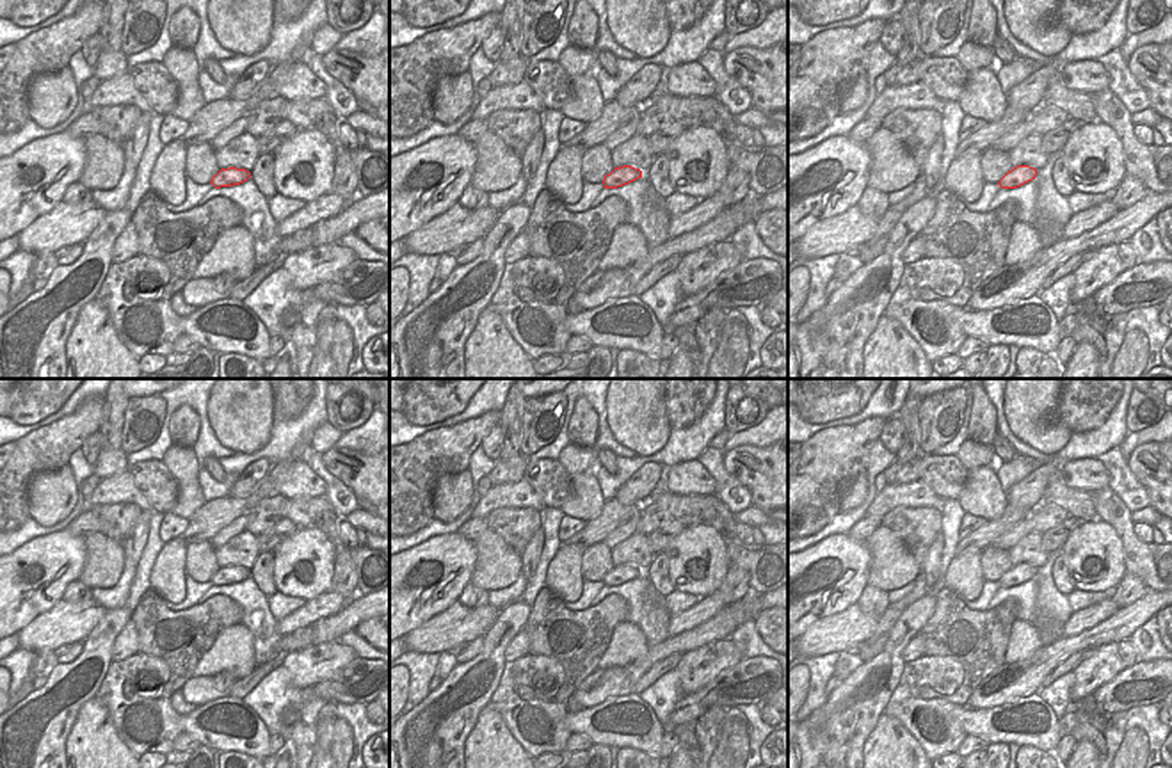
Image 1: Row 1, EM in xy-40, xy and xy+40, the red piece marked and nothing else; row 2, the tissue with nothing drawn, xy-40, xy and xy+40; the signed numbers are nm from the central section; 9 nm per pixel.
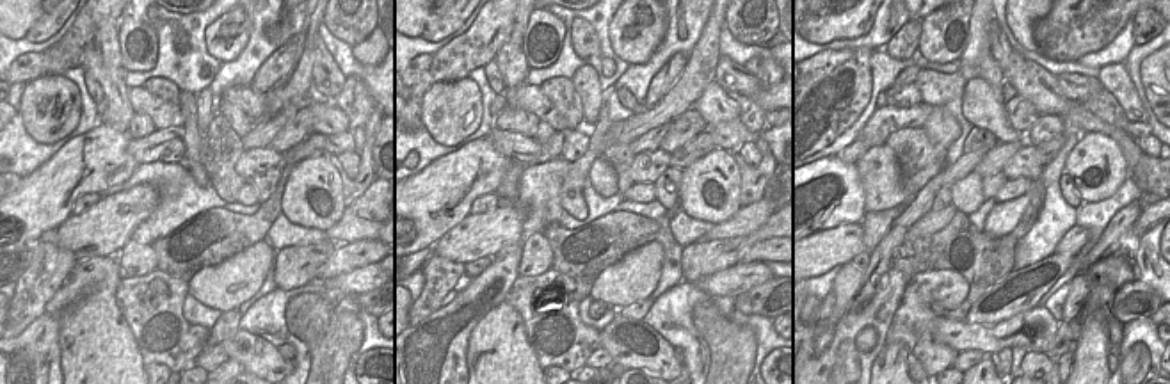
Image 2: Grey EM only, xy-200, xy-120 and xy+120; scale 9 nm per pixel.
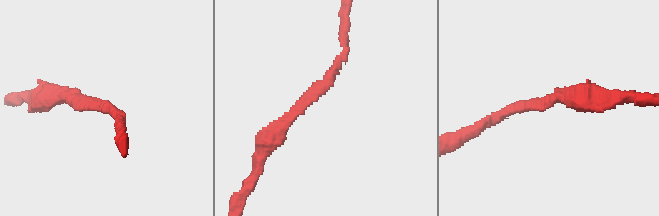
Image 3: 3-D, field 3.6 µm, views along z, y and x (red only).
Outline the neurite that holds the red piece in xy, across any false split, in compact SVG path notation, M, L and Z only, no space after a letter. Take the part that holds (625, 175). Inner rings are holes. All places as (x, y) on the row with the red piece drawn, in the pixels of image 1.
M631 165L615 167L610 174L605 176L605 188L617 188L642 178L642 171Z

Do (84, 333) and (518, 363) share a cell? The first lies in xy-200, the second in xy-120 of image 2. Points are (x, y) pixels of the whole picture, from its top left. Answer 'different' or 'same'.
same

